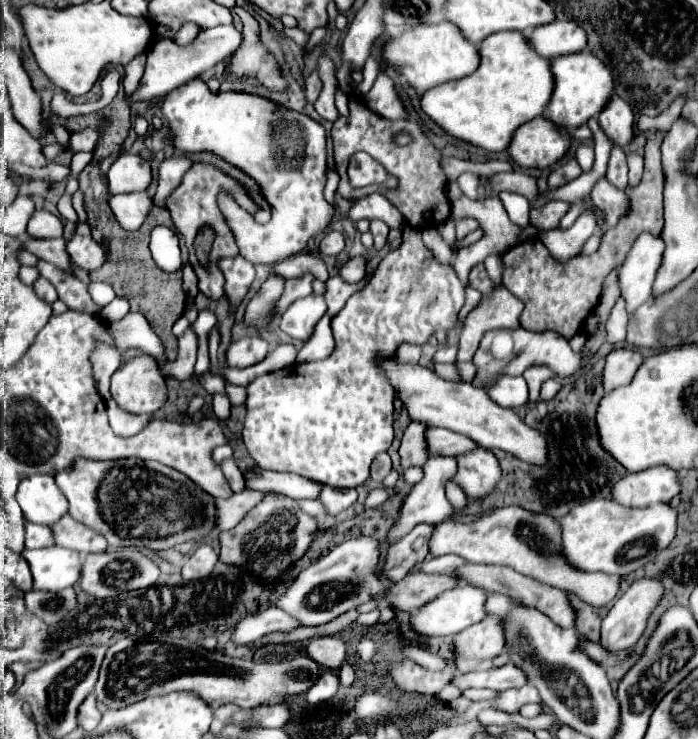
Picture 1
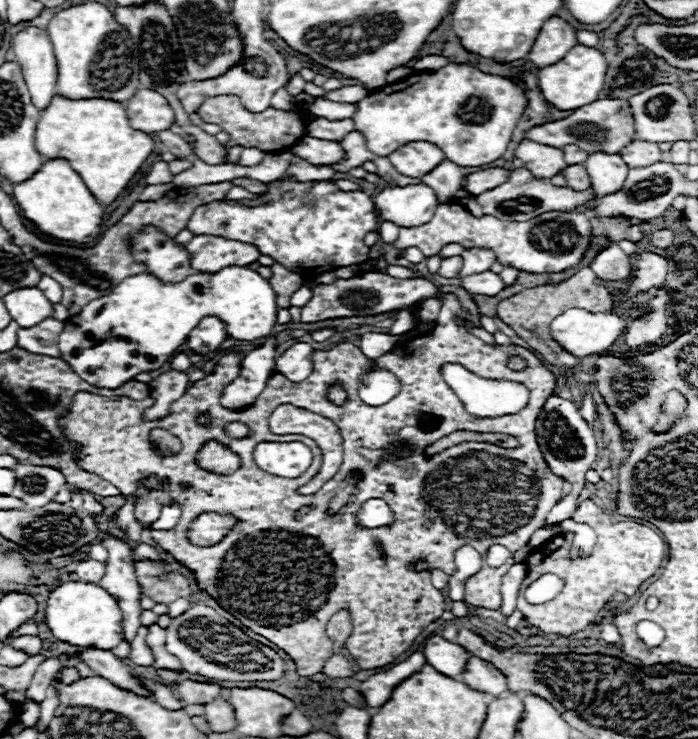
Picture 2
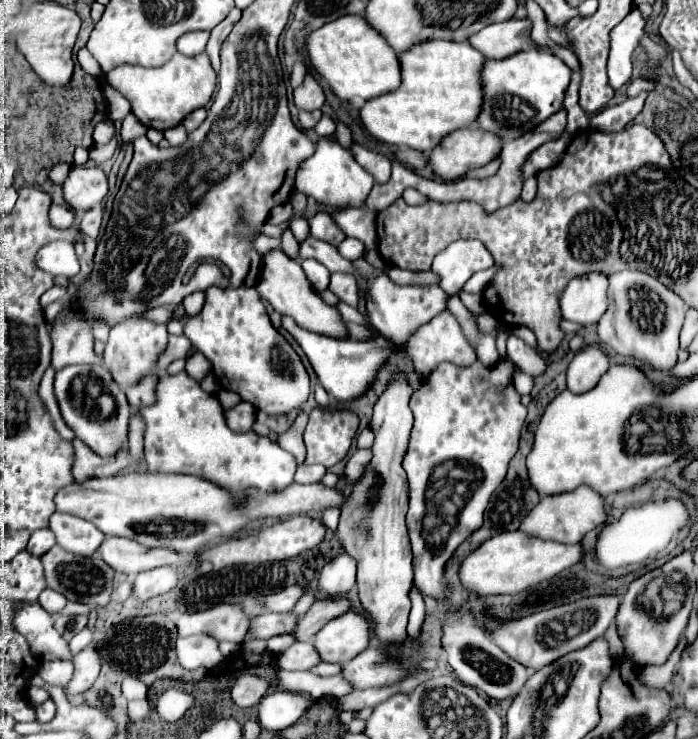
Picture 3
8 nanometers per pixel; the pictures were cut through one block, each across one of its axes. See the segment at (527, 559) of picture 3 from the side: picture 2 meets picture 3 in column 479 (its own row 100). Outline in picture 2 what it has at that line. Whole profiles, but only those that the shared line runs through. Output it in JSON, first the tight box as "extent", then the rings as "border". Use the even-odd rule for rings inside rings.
{"extent":[538,44,606,110],"border":[[[576,44],[562,60],[538,72],[538,86],[544,98],[558,110],[576,110],[580,106],[590,104],[592,100],[598,100],[598,94],[604,88],[604,78],[606,78],[604,54],[598,48]]]}

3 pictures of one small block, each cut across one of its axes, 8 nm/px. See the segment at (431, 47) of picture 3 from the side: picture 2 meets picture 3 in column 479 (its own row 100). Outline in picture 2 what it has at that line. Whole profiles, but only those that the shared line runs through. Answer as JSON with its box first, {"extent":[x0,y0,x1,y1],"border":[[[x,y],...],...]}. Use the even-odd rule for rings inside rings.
{"extent":[36,96,154,202],"border":[[[54,96],[50,106],[42,110],[36,128],[36,148],[42,156],[66,158],[70,166],[80,174],[88,190],[102,202],[112,202],[150,156],[154,148],[152,134],[134,130],[126,116],[124,104],[104,98],[70,100]]]}

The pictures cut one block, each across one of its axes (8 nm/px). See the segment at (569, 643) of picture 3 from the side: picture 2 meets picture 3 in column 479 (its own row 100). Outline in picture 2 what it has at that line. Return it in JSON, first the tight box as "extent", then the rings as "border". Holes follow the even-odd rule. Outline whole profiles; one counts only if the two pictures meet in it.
{"extent":[526,98,634,152],"border":[[[602,98],[594,100],[578,110],[574,110],[564,120],[546,122],[540,126],[532,126],[526,134],[526,140],[534,140],[540,144],[550,146],[566,146],[566,144],[578,144],[580,148],[586,148],[586,152],[620,152],[630,140],[634,140],[634,122],[628,112],[628,104],[618,98]]]}

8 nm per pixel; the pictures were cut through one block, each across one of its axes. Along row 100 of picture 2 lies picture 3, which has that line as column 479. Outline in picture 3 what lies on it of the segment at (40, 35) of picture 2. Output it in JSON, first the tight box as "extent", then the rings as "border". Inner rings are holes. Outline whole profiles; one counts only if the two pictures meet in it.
{"extent":[468,18,532,60],"border":[[[510,18],[500,24],[490,24],[474,38],[468,38],[470,44],[486,54],[486,58],[500,60],[504,56],[512,56],[528,46],[532,22],[528,18]]]}

